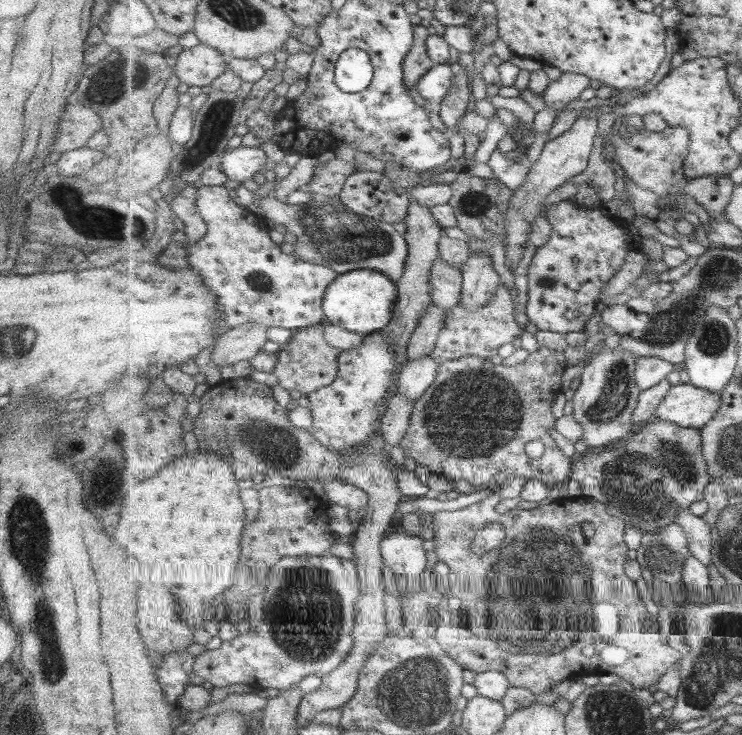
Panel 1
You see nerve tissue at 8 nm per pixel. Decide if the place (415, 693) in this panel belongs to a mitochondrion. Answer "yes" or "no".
yes

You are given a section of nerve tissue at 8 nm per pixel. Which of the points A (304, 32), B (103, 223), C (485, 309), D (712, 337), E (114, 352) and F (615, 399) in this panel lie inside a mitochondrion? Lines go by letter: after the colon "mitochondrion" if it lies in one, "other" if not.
A: other
B: mitochondrion
C: other
D: mitochondrion
E: other
F: mitochondrion

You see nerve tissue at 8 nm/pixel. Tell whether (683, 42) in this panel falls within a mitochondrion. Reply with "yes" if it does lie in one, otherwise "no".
no

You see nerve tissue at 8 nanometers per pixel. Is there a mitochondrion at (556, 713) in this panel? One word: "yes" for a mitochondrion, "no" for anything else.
no

